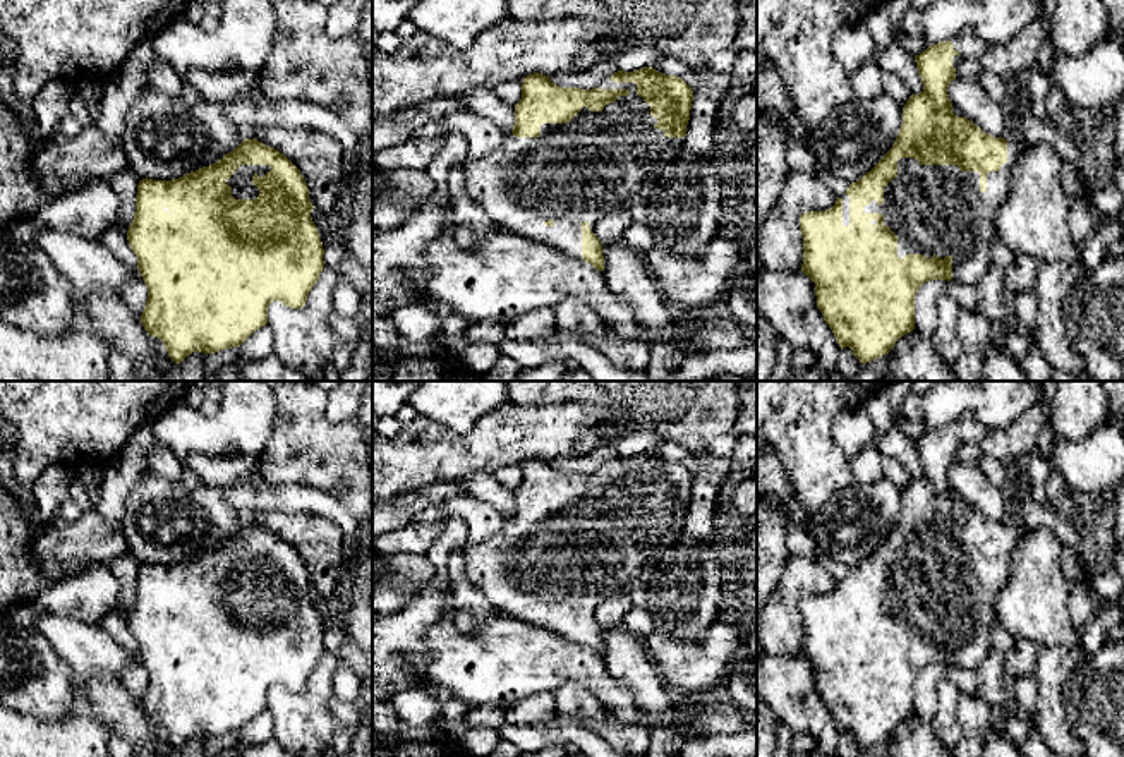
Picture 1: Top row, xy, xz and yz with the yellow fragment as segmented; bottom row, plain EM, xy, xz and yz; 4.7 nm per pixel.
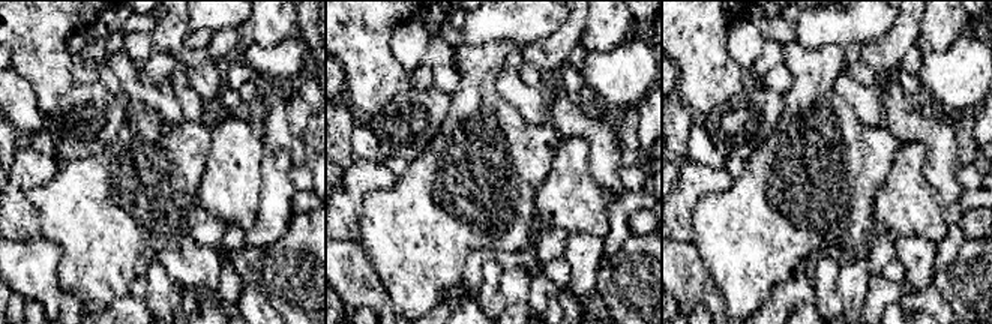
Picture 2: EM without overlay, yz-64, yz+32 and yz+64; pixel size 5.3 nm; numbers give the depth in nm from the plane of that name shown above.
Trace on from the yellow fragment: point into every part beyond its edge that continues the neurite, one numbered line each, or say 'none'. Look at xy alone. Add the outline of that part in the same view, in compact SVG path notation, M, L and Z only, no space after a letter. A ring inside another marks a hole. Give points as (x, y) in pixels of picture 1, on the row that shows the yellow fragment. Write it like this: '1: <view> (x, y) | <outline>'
1: xy (241, 181) | M240 165L227 184L232 187L232 196L235 199L256 199L259 196L259 189L252 184L252 177L257 173L264 177L271 167L268 165Z

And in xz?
1: xz (604, 162) | M601 81L599 89L628 89L628 96L618 96L602 112L583 106L566 124L542 124L539 137L515 137L505 134L499 148L479 160L468 160L465 167L465 194L498 227L510 233L527 237L558 247L561 252L582 259L582 223L594 232L595 223L609 213L630 211L645 204L664 168L683 154L685 137L666 137L656 129L657 118L650 115L650 105L637 94L635 82Z

